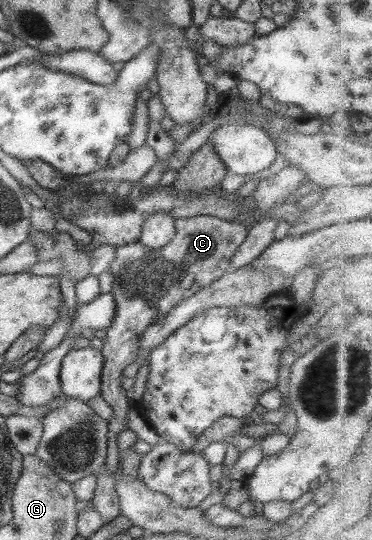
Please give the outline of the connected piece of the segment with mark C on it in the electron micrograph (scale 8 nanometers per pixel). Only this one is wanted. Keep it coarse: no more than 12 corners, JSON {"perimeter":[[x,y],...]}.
{"perimeter":[[174,219],[150,251],[116,247],[116,307],[100,395],[126,418],[119,380],[142,332],[227,272],[240,219]]}

